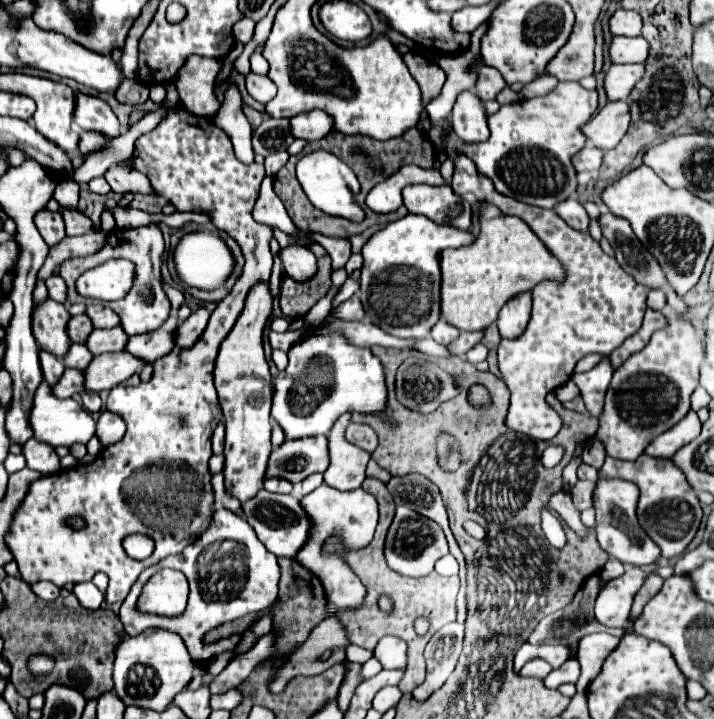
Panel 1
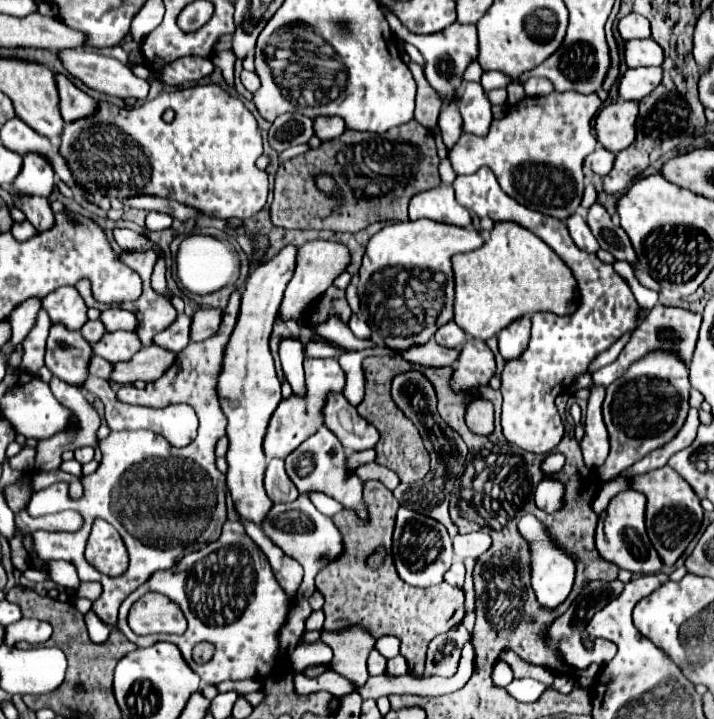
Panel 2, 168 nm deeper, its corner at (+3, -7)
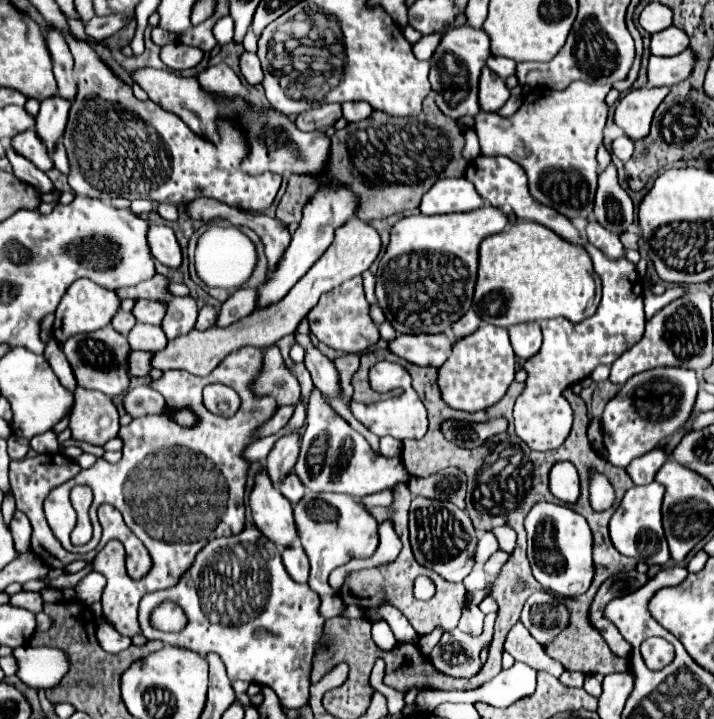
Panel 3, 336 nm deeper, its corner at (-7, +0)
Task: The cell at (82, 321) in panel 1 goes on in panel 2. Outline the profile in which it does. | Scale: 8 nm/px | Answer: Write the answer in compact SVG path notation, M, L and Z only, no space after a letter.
M98 319L98 321L88 321L88 323L82 327L80 333L84 335L86 341L98 343L98 339L102 339L102 335L106 333L106 327L104 327L104 323L102 323L100 319Z

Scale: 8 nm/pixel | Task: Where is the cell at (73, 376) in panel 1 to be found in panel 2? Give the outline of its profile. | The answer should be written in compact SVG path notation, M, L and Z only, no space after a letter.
M88 377L88 381L84 383L86 389L90 389L92 393L96 393L102 403L106 405L106 423L112 431L134 431L134 429L150 429L158 435L162 435L168 443L172 443L174 447L186 447L188 443L192 443L192 439L196 439L196 429L198 429L198 417L194 413L194 409L190 405L170 405L164 409L152 409L152 407L142 407L142 405L130 405L130 403L122 403L118 401L116 393L110 389L108 381L100 379L100 377Z

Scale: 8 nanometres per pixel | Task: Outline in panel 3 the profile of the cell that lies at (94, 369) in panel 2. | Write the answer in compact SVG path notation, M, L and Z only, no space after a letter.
M130 352L128 354L128 374L146 376L150 372L150 356L152 352Z

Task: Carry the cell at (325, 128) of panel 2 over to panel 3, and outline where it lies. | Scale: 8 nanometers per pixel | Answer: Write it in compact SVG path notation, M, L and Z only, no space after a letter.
M344 102L342 104L342 118L350 124L350 122L360 122L364 118L368 118L372 114L370 104L364 102Z

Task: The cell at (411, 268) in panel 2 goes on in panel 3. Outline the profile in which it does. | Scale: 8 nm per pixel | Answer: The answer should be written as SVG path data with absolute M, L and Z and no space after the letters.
M492 206L462 214L406 216L390 230L390 242L376 270L376 300L398 334L446 332L472 306L478 244L508 224L504 212Z

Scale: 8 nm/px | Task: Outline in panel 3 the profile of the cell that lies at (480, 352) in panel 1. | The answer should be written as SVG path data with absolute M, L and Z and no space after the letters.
M491 324L481 325L472 336L467 336L458 341L452 348L450 358L438 370L438 386L442 392L442 400L466 412L486 410L500 396L504 396L506 388L514 380L514 352L508 340L506 328L496 328Z

